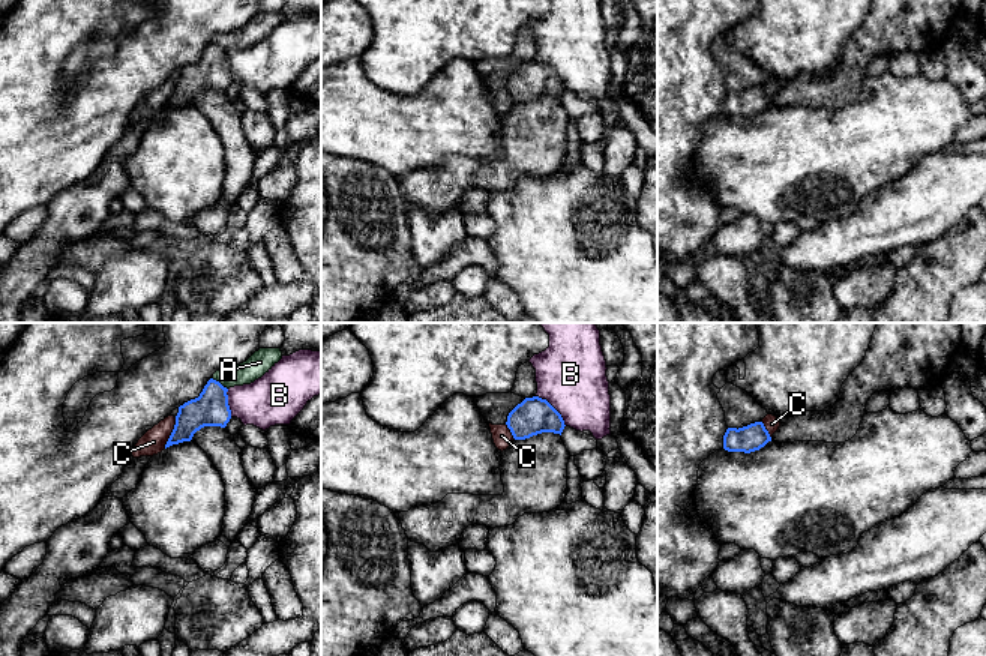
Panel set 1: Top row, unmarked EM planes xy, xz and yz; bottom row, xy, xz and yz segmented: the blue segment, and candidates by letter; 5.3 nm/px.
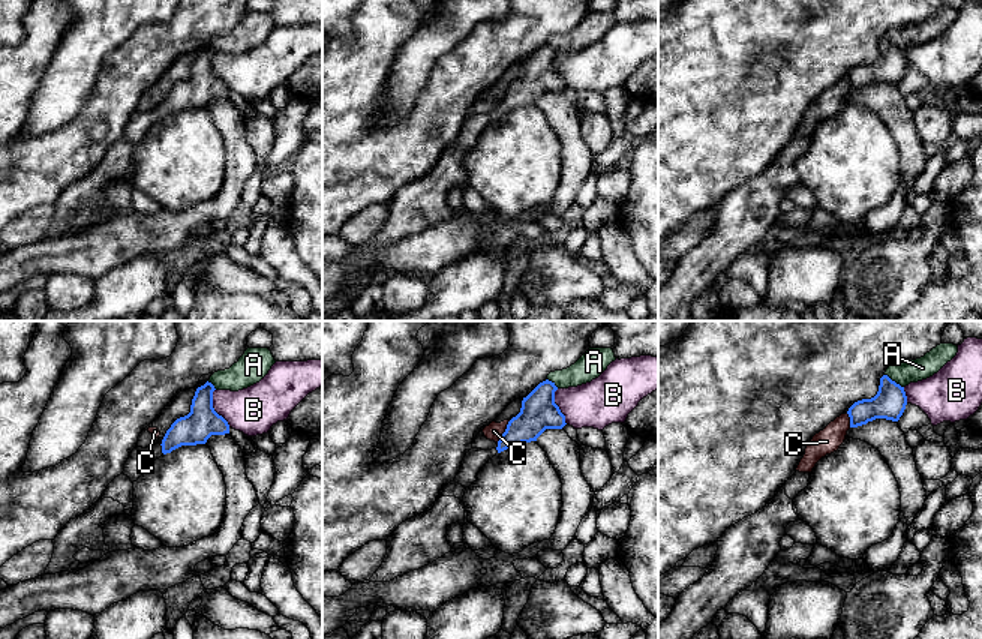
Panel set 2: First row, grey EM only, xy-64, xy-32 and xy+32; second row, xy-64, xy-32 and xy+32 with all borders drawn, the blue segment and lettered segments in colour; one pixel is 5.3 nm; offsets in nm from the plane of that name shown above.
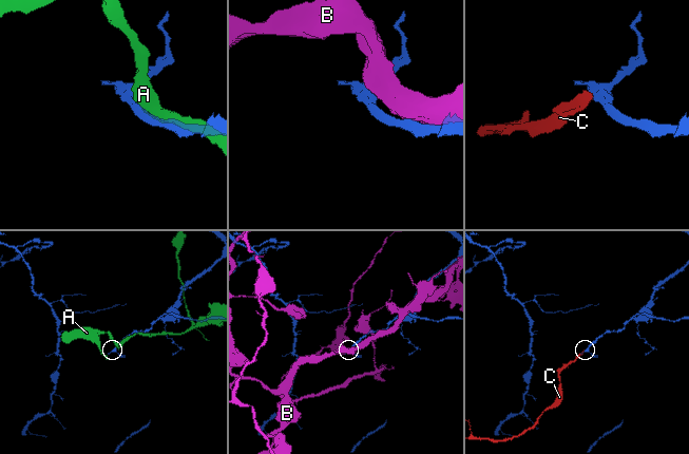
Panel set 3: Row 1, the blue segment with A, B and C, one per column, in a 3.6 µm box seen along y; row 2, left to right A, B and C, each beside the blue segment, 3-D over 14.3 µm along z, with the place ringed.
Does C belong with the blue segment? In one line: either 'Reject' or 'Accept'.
Reject

